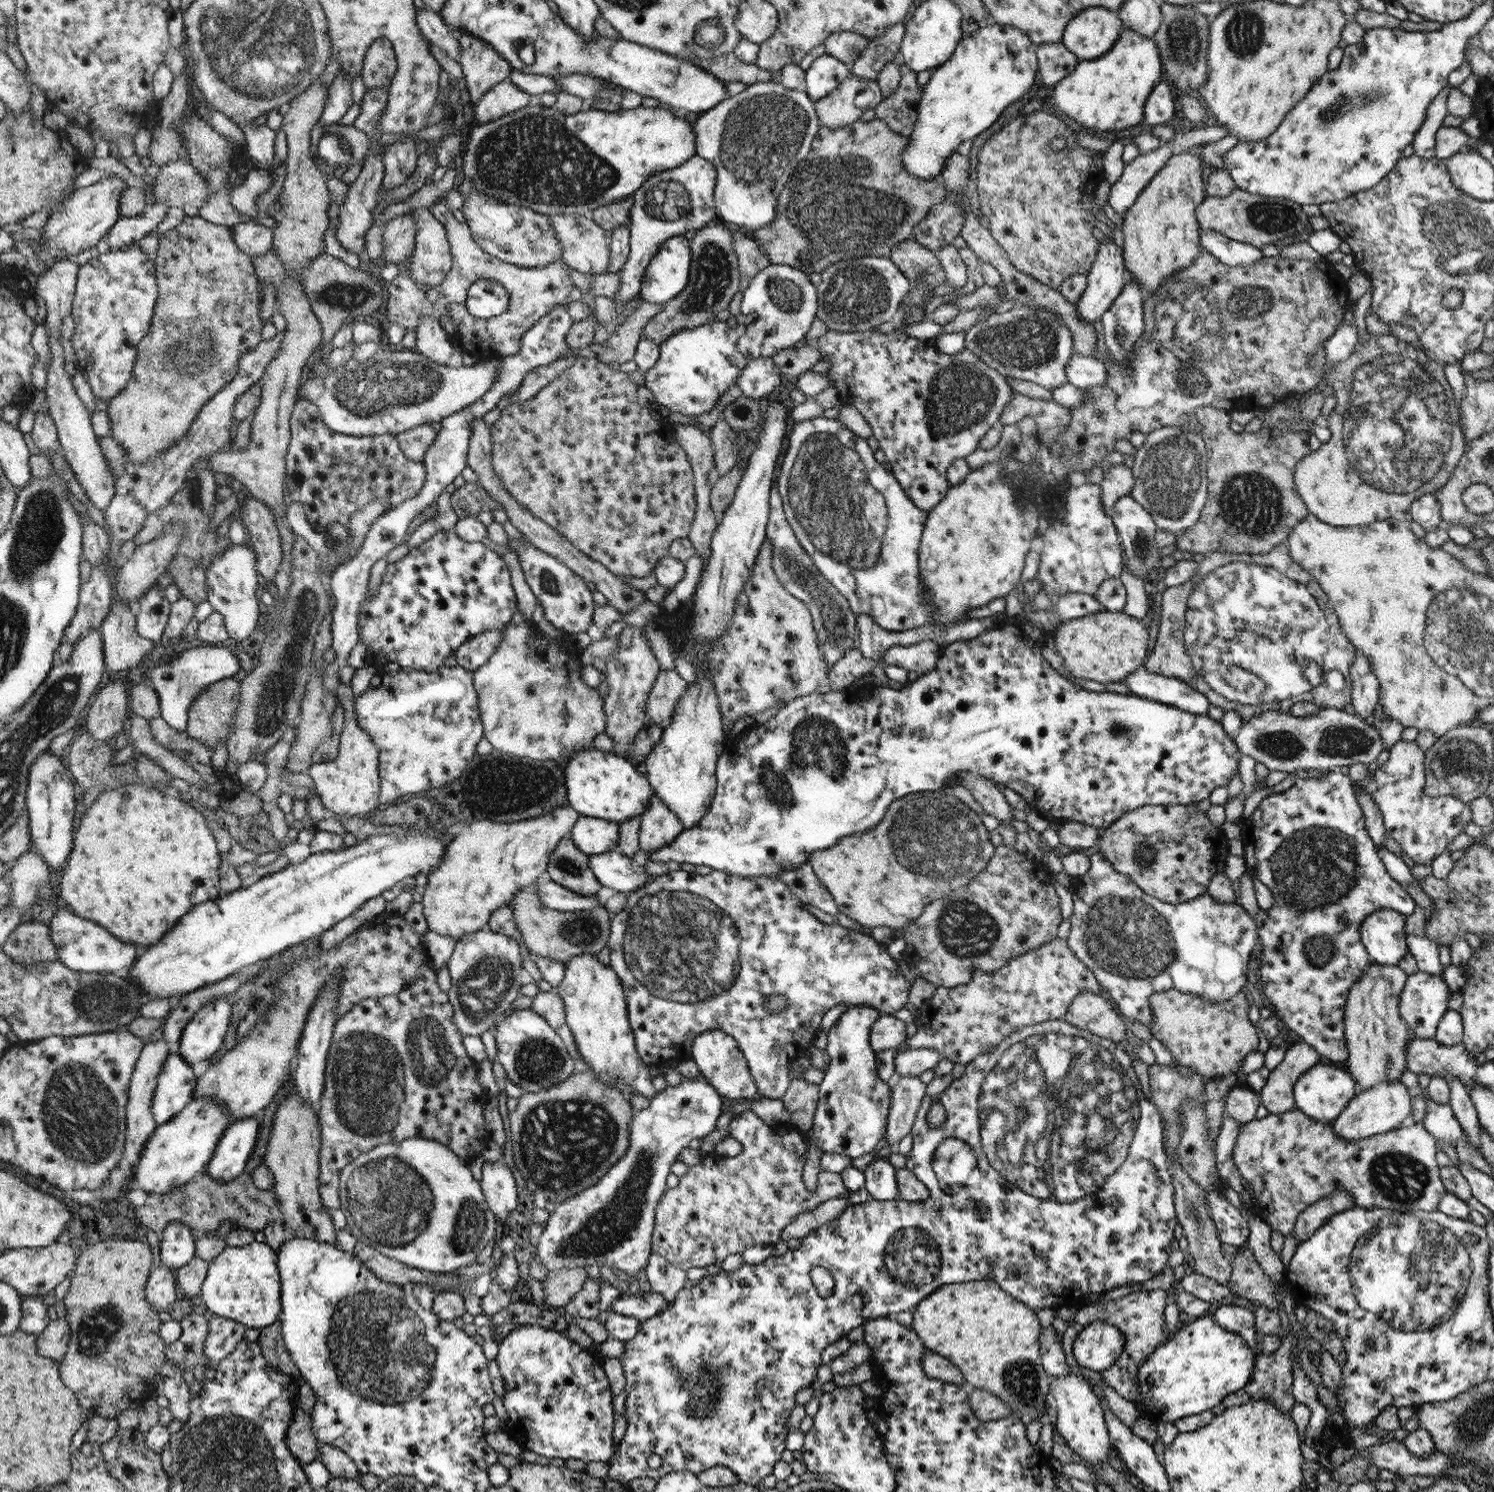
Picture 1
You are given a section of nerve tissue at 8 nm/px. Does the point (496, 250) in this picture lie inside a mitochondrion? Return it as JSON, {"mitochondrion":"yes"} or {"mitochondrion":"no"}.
{"mitochondrion":"no"}

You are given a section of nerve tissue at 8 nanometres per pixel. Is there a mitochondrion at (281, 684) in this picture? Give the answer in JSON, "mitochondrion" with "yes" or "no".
{"mitochondrion":"yes"}

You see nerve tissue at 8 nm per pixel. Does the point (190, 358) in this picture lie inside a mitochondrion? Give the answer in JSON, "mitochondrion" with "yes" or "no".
{"mitochondrion":"yes"}

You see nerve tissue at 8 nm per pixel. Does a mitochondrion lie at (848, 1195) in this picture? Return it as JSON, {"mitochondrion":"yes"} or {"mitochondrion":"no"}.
{"mitochondrion":"no"}

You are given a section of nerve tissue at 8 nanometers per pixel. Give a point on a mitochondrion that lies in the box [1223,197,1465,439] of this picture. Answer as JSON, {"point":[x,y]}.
{"point":[1268,217]}

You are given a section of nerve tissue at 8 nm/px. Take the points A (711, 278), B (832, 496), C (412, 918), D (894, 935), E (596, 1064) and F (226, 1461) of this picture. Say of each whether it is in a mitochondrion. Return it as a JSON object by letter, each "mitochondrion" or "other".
{"A":"mitochondrion","B":"mitochondrion","C":"other","D":"other","E":"other","F":"mitochondrion"}

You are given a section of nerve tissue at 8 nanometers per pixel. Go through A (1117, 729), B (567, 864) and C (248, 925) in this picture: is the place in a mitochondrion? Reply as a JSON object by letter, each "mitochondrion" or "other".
{"A":"mitochondrion","B":"mitochondrion","C":"other"}

